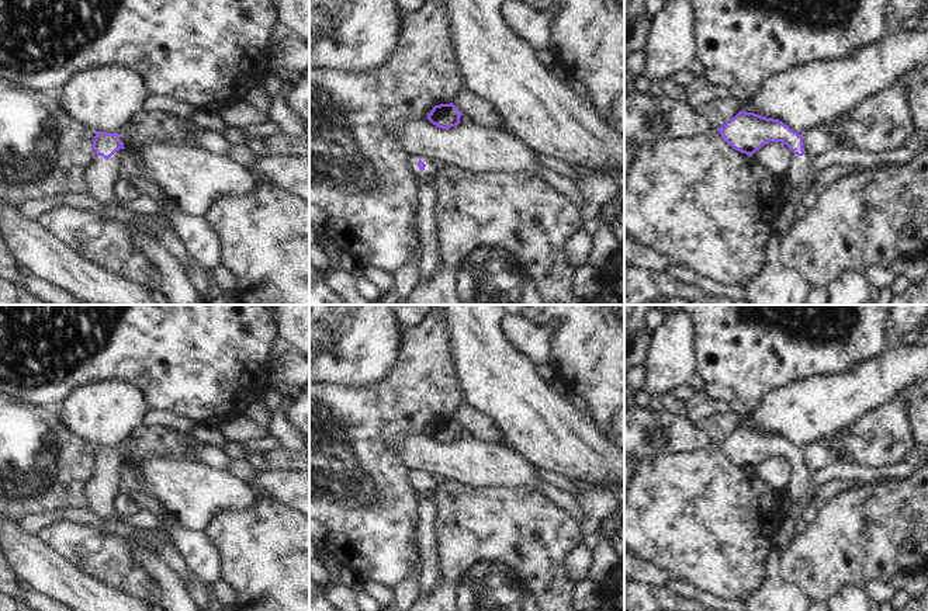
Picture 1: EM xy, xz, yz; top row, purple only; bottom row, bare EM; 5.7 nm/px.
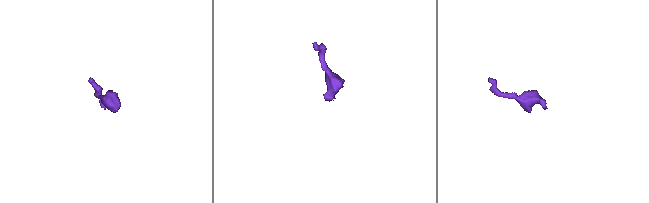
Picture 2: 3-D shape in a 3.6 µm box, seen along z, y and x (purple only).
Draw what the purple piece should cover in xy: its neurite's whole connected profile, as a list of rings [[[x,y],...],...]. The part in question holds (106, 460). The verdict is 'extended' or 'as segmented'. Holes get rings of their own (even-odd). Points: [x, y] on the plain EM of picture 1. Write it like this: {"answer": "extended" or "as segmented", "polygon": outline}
{"answer": "extended", "polygon": [[[97,447],[93,455],[93,472],[82,494],[86,507],[103,521],[112,517],[112,500],[124,478],[125,462],[120,448]]]}

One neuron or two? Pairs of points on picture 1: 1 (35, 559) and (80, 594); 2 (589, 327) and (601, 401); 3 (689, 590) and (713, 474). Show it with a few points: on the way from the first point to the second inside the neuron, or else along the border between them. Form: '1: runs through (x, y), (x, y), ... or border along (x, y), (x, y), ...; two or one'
1: runs through (47, 570), (69, 586); one
2: runs through (594, 346), (602, 356), (602, 382); one
3: border along (671, 579), (679, 583), (692, 583), (699, 590); two

